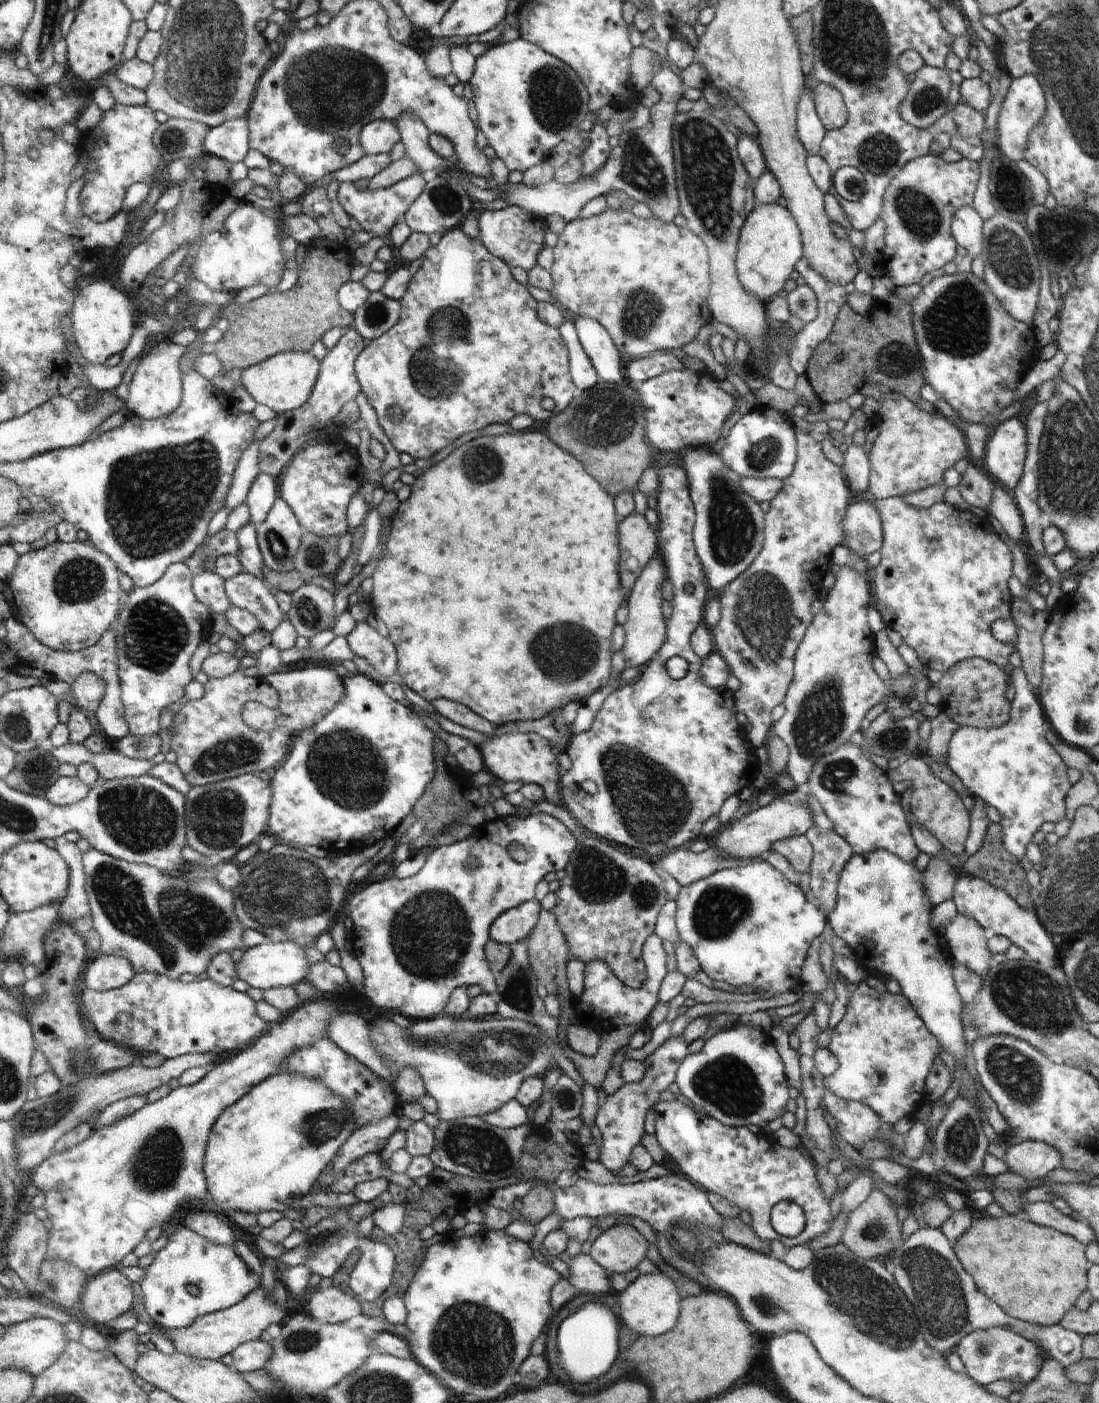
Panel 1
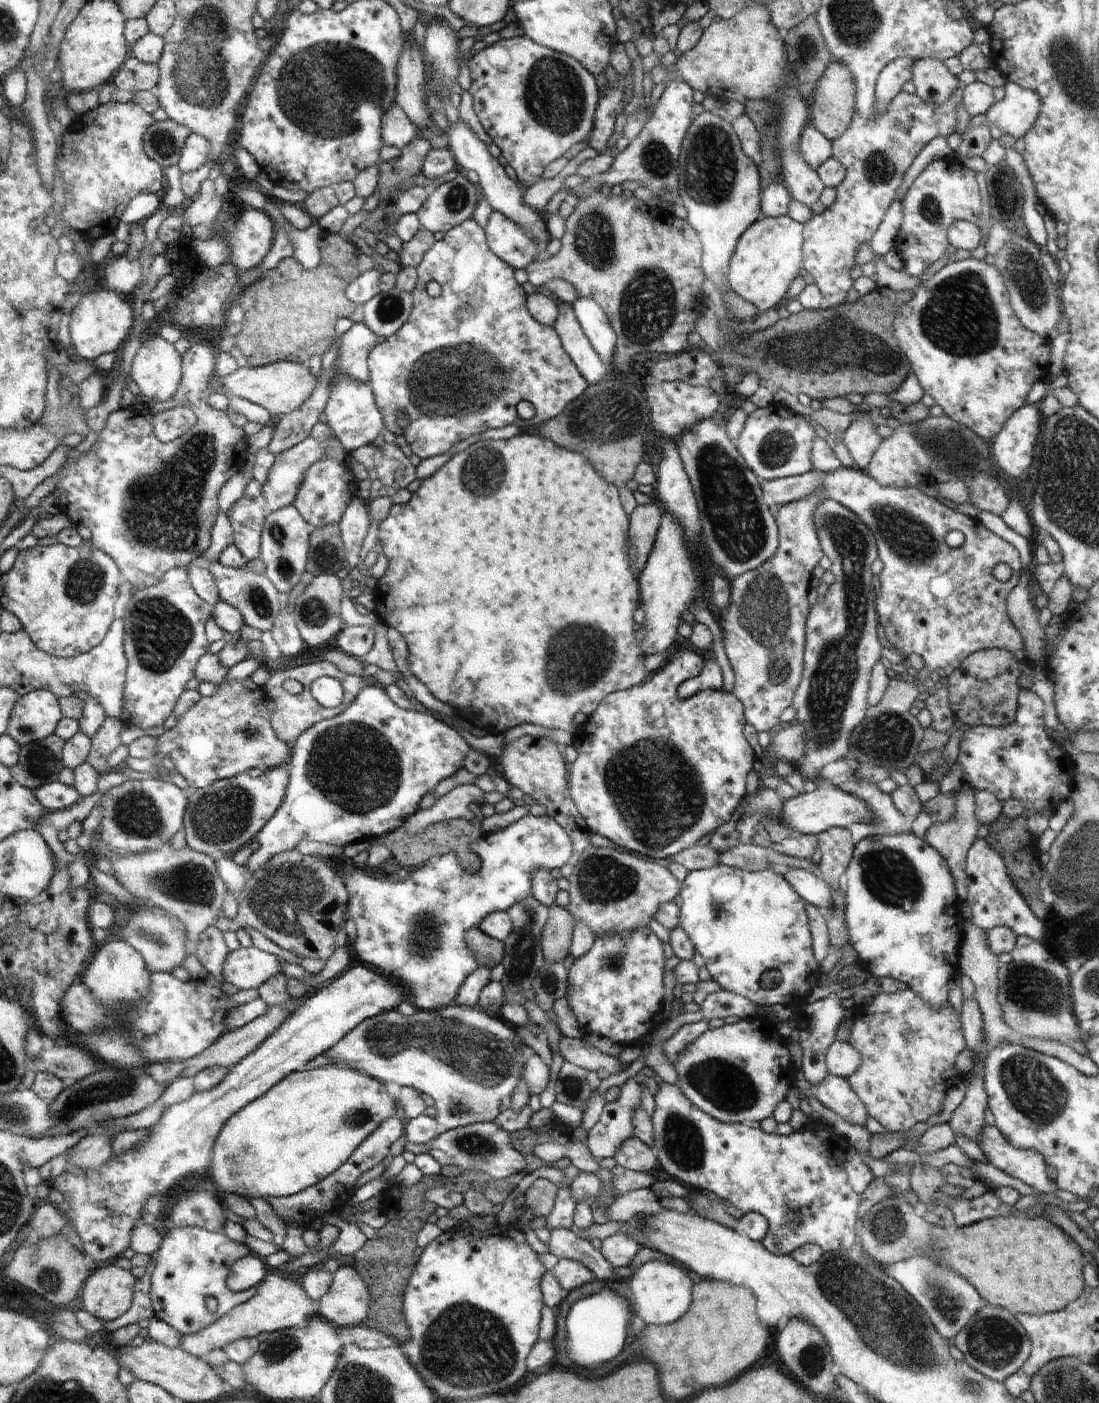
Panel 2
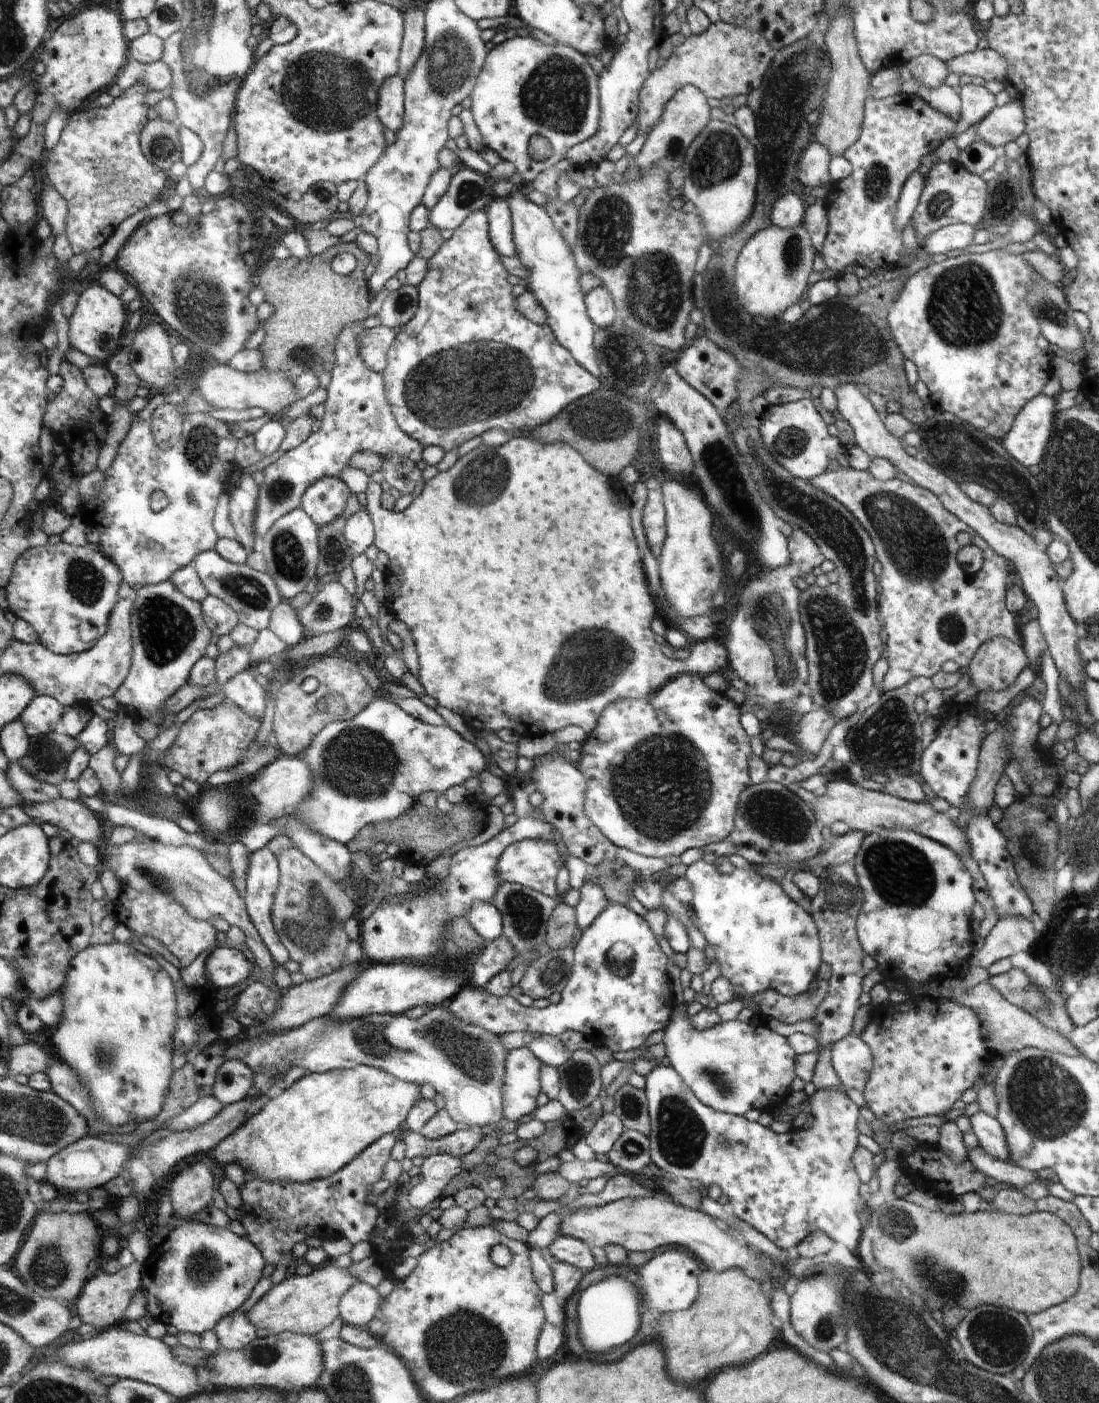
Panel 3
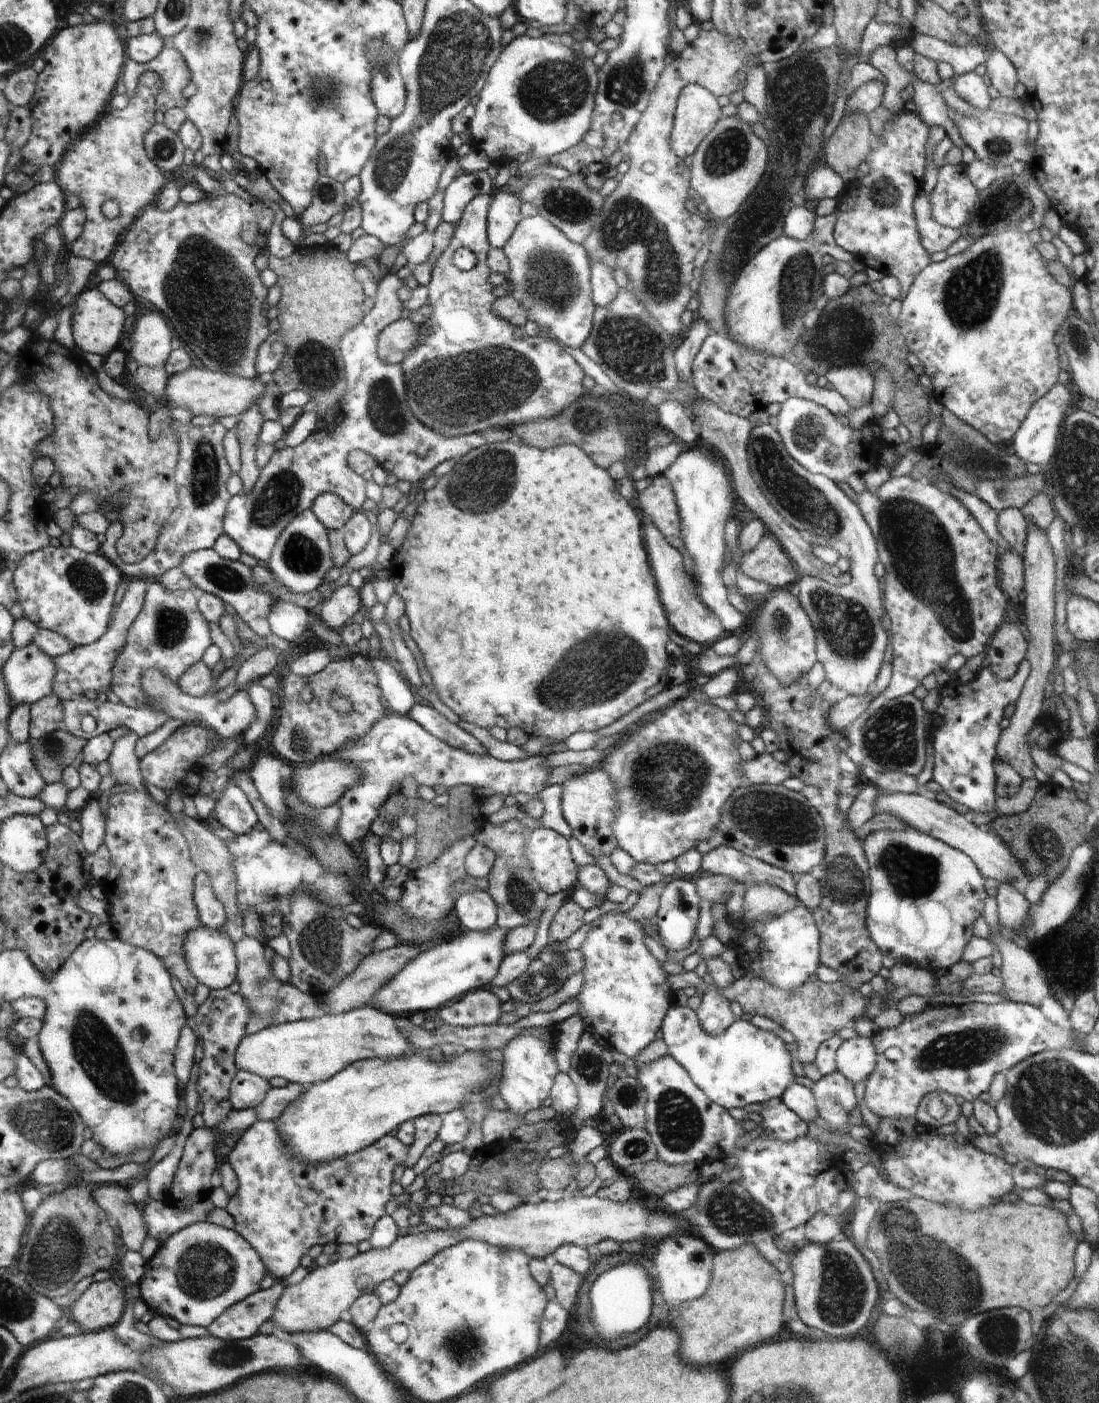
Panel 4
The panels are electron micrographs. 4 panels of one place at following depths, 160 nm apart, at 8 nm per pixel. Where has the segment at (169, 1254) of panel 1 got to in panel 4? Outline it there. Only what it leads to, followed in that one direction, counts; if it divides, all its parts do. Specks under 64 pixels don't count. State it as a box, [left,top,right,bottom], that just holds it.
[140,1221,266,1326]

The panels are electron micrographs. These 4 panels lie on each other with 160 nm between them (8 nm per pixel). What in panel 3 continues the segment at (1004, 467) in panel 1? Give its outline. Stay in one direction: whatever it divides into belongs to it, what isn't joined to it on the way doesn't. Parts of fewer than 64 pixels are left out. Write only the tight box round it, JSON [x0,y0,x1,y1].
[1000,393,1057,465]

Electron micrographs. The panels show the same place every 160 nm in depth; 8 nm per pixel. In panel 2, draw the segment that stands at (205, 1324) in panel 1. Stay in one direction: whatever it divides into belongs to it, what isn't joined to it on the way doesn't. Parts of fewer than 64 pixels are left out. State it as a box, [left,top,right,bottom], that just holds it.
[182,1272,319,1357]

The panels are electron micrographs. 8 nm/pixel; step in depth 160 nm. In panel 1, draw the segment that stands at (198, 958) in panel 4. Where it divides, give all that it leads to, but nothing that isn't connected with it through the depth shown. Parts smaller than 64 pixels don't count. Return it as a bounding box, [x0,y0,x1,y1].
[235,941,311,990]

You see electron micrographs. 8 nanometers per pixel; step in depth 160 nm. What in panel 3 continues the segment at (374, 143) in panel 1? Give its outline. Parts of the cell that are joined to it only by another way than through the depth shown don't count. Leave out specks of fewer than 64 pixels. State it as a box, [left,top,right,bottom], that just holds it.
[376,74,405,133]

